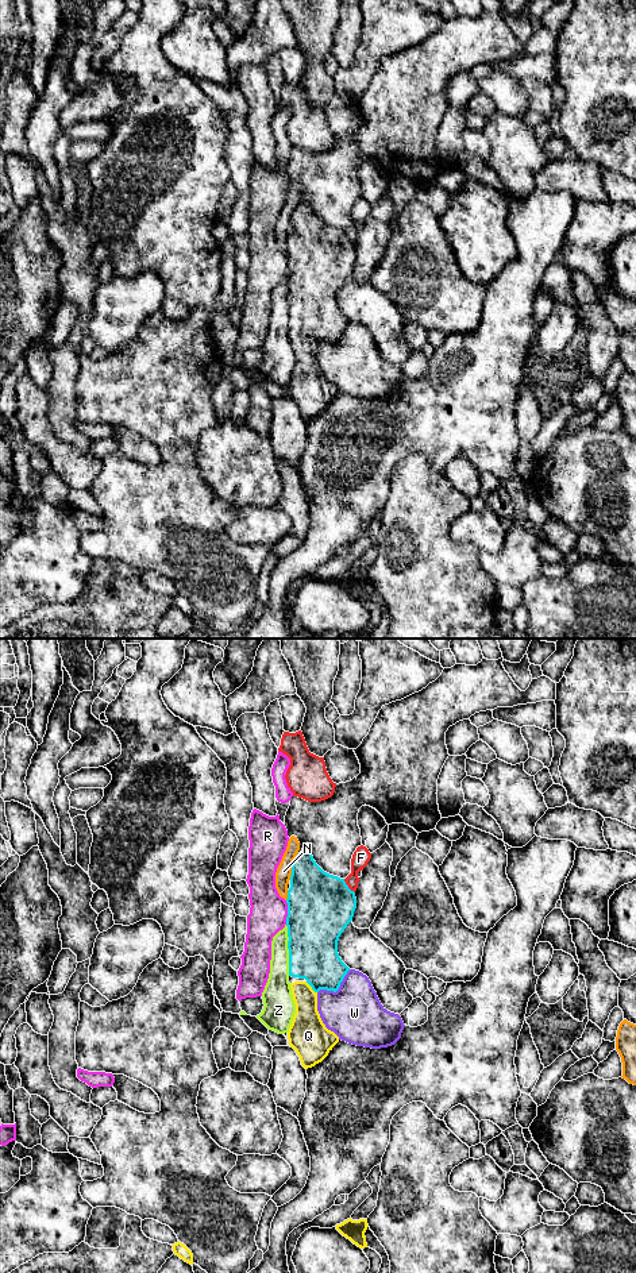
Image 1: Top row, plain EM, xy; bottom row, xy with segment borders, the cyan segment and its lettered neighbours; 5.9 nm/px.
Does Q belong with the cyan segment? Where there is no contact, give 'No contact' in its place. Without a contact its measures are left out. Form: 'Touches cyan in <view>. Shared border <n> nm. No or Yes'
Touches cyan in xy. Shared border 100 nm. Yes

